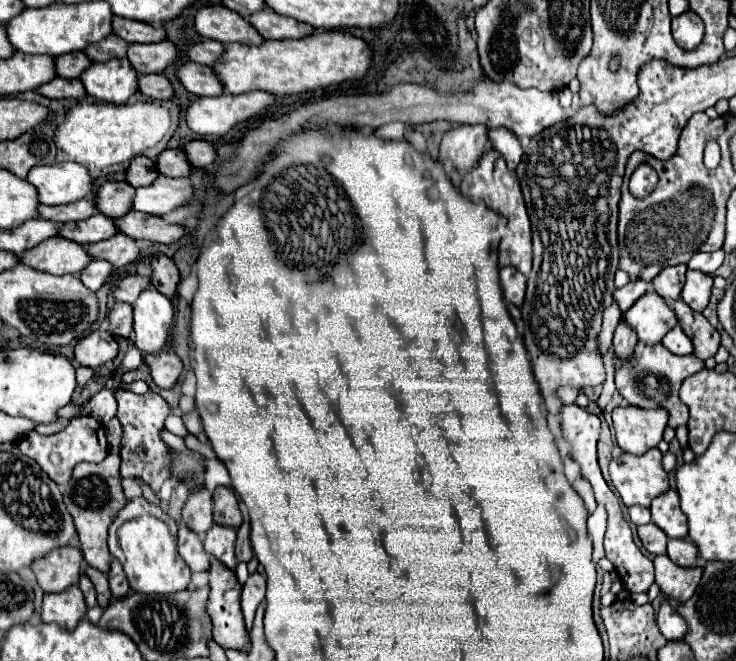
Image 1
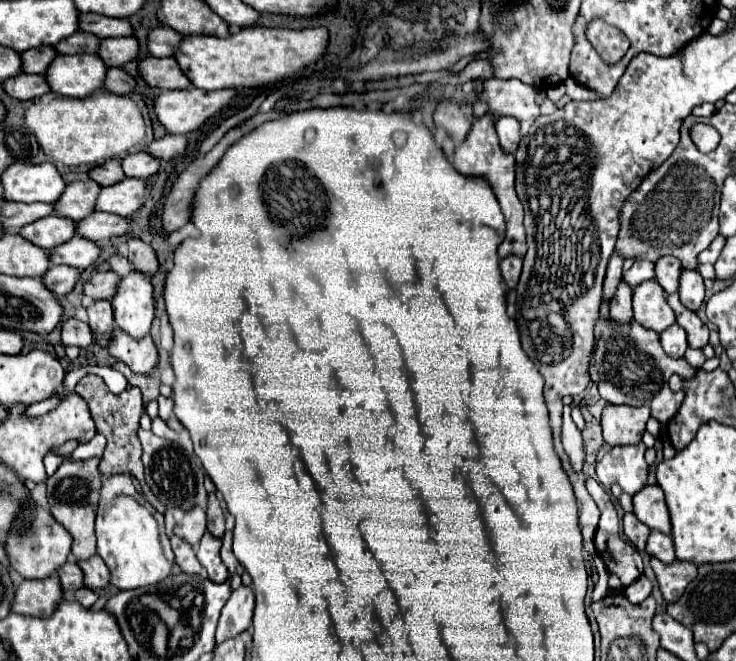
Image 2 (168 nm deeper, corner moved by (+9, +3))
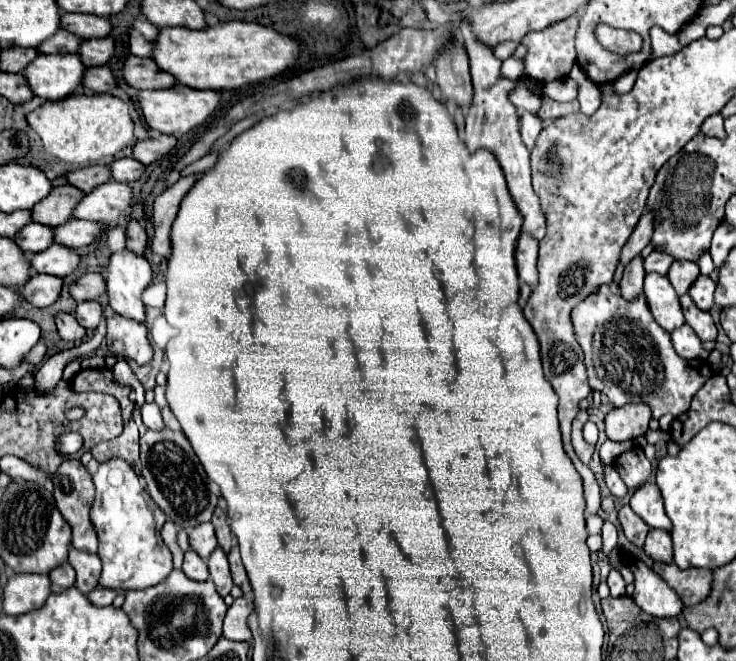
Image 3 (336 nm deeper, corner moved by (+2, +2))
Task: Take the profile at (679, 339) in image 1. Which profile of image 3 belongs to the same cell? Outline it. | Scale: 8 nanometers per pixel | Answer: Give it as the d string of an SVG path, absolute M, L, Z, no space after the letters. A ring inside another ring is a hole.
M682 325L680 329L676 329L672 333L672 343L674 343L674 349L676 353L682 357L682 359L698 359L698 357L708 357L708 351L702 349L702 341L698 339L698 335L688 327L688 325Z

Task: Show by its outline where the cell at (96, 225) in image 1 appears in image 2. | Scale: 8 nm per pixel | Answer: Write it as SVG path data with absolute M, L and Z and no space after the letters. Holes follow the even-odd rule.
M53 214L47 218L39 218L39 222L31 222L31 226L23 226L19 234L35 246L51 250L61 242L71 240L71 236L75 234L75 222Z

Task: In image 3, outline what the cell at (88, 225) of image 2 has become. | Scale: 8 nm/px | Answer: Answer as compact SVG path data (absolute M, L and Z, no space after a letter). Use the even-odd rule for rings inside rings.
M70 219L54 229L54 241L66 247L80 249L94 243L104 229L106 227L102 227L102 223L90 223L86 219Z

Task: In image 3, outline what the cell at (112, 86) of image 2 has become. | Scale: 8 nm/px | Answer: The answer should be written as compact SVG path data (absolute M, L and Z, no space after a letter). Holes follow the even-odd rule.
M102 65L102 67L90 67L86 71L84 87L92 89L94 93L110 93L118 85L116 85L116 77L114 77L112 69L108 65Z

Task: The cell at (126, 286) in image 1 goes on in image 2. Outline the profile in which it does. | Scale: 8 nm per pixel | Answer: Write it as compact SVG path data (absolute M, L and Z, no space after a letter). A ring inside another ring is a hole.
M97 272L83 284L83 294L93 300L111 300L111 294L115 294L115 282L119 282L115 272Z

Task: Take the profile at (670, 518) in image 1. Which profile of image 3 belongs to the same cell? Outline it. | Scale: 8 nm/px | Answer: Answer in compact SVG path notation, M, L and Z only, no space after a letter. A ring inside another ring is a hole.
M644 483L638 487L630 499L630 507L640 515L650 527L670 531L672 523L662 507L662 495L654 483Z

